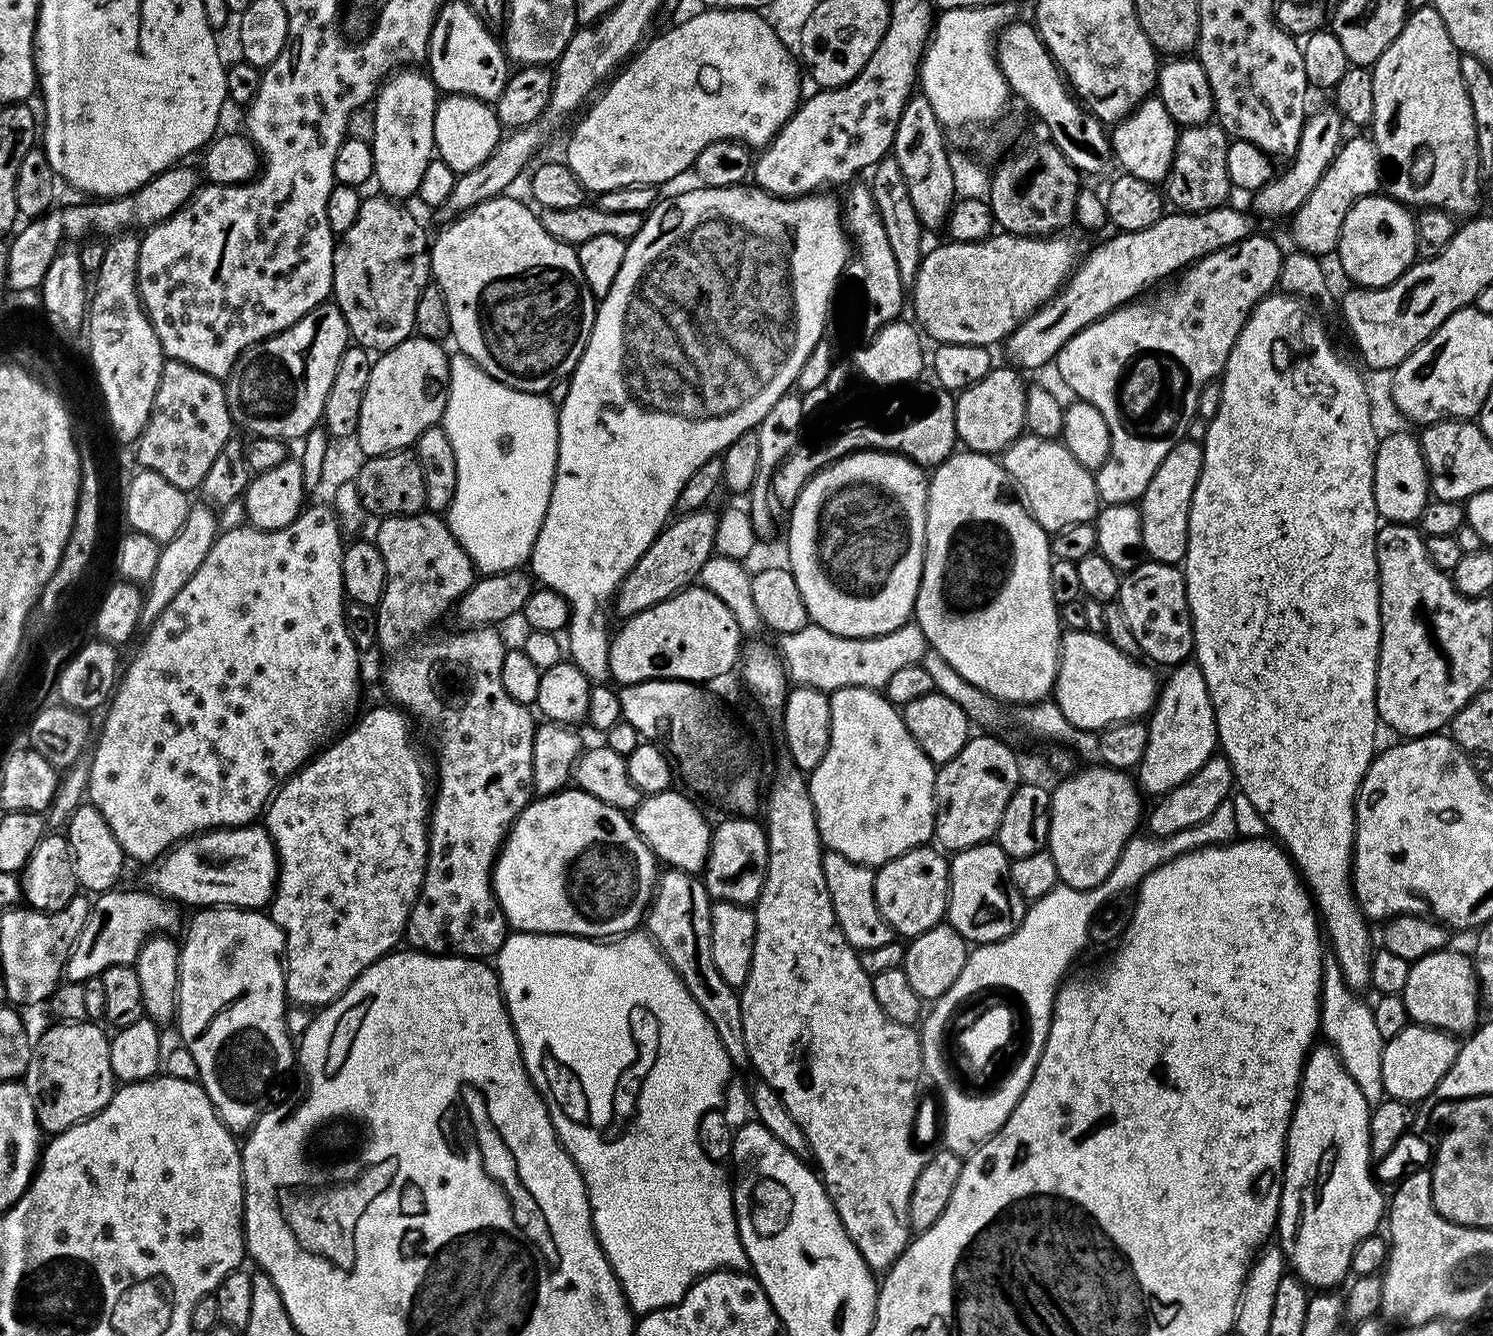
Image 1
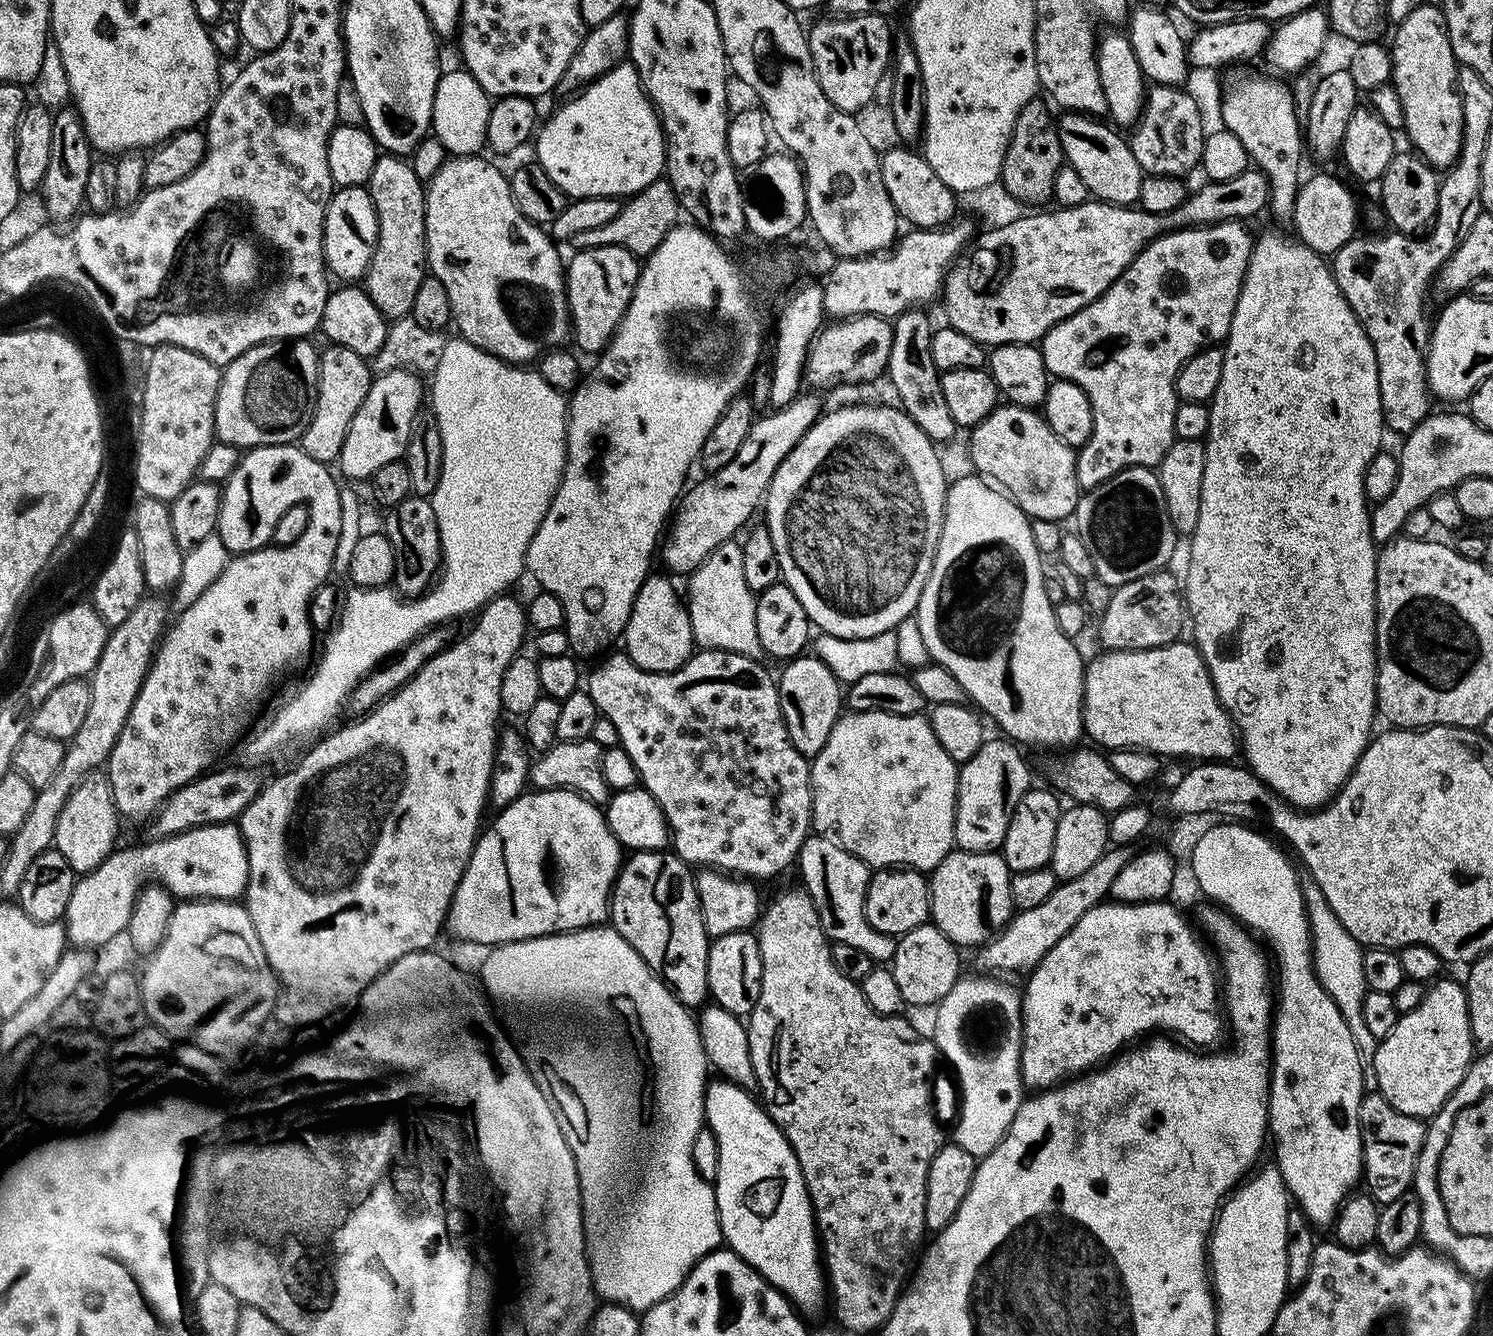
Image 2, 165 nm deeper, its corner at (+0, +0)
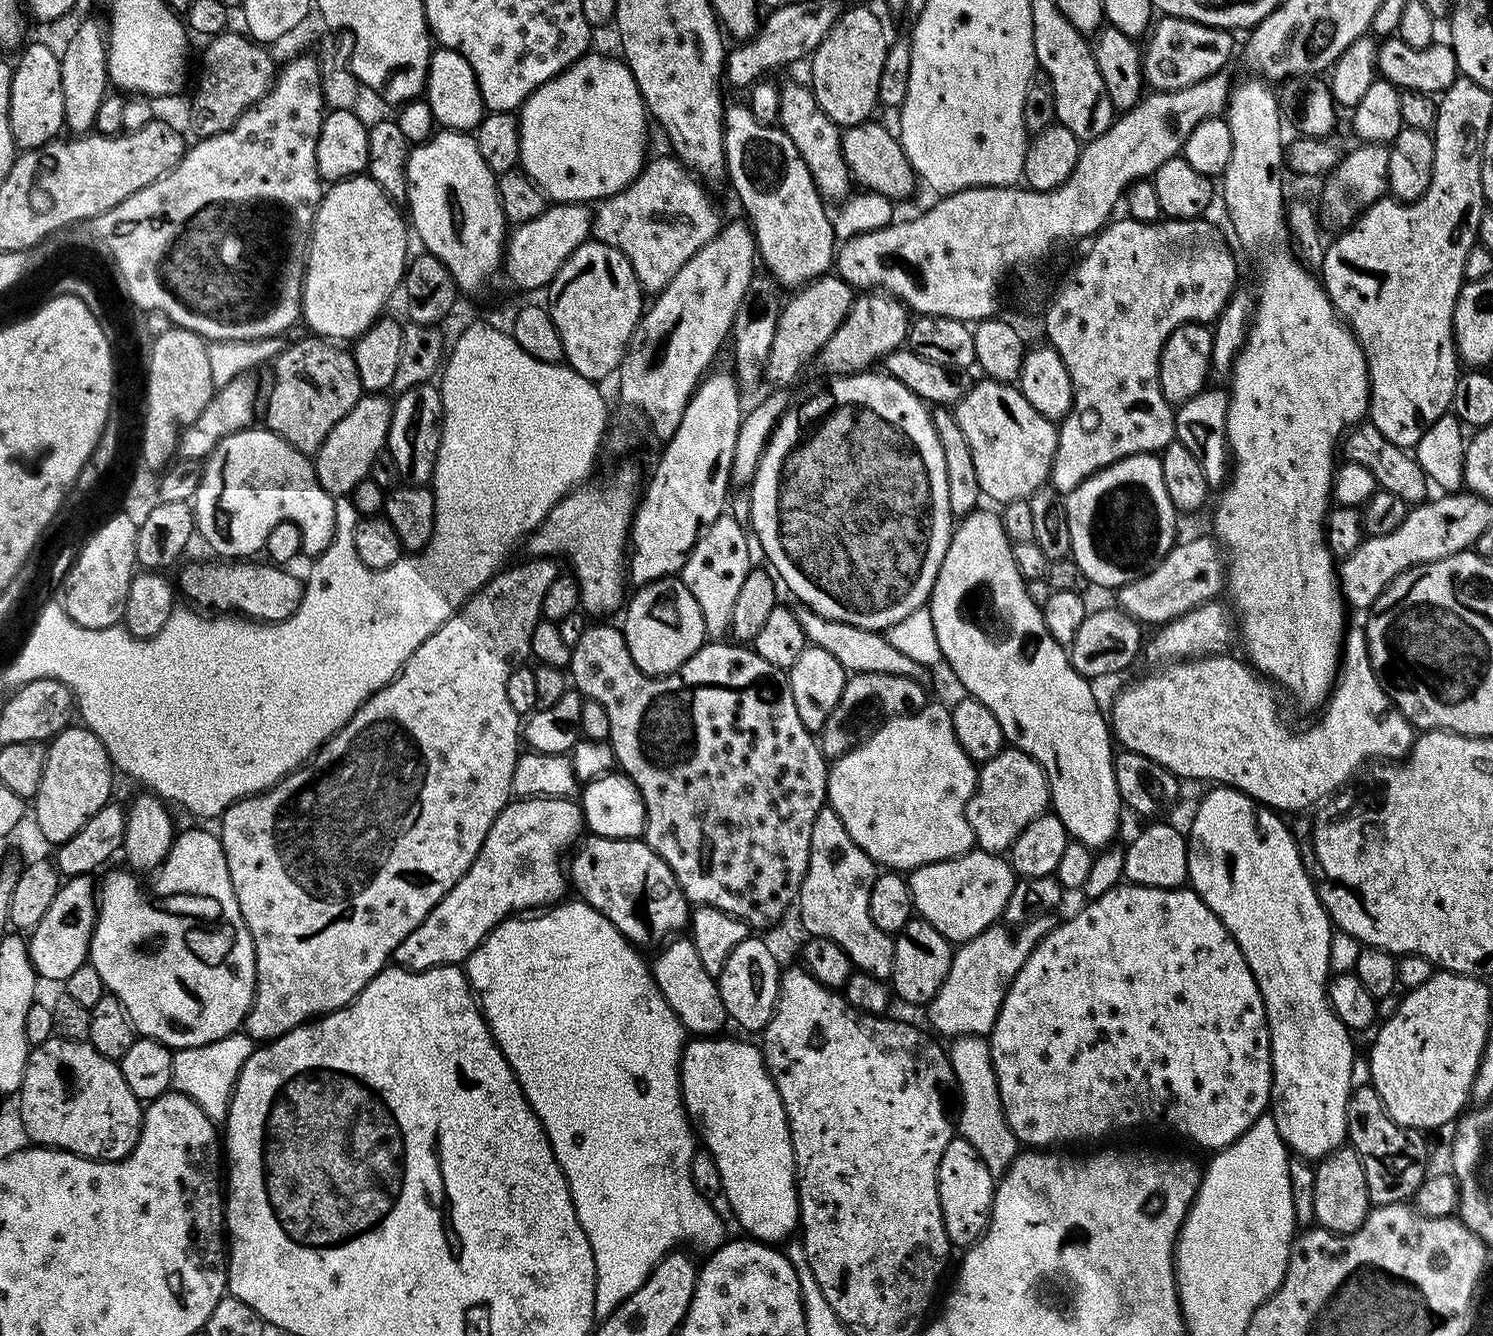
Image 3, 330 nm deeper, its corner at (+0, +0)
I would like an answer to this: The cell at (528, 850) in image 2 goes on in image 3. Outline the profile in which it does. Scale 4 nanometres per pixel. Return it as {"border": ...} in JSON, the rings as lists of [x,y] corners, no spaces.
{"border":[[[549,796],[513,799],[498,814],[498,818],[494,818],[494,826],[490,826],[466,874],[444,895],[442,902],[438,902],[438,906],[426,914],[418,930],[410,930],[410,934],[402,938],[394,953],[395,963],[410,972],[425,972],[427,968],[437,968],[443,964],[463,965],[468,955],[513,914],[544,910],[561,903],[565,899],[566,872],[560,869],[560,855],[564,851],[567,853],[581,839],[585,828],[584,813],[575,799]]]}

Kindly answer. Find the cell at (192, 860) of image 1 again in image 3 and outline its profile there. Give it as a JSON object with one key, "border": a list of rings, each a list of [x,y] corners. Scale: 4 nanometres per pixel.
{"border":[[[91,875],[73,876],[65,879],[61,883],[60,889],[54,894],[54,902],[50,902],[50,910],[42,914],[42,922],[38,922],[36,928],[31,929],[27,937],[28,953],[32,959],[32,965],[36,971],[37,977],[41,981],[56,980],[62,982],[78,970],[89,959],[88,946],[92,942],[92,931],[96,925],[96,913],[98,911],[98,892],[94,887],[94,880]]]}

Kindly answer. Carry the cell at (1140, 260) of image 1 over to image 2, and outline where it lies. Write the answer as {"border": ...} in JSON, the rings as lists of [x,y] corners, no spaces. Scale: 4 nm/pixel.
{"border":[[[1316,174],[1308,182],[1301,184],[1292,219],[1297,232],[1295,235],[1305,248],[1313,248],[1325,258],[1331,257],[1357,235],[1356,196],[1338,177]]]}

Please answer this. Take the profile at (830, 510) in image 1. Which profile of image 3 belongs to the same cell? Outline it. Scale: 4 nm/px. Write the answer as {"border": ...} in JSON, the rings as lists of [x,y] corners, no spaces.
{"border":[[[865,370],[829,380],[832,381],[825,388],[818,389],[813,396],[808,396],[797,404],[795,401],[776,423],[776,429],[758,462],[756,477],[750,485],[750,528],[754,536],[756,531],[760,548],[769,560],[767,563],[778,577],[779,583],[783,587],[785,584],[801,600],[799,603],[803,607],[817,612],[827,620],[837,620],[873,630],[888,630],[912,611],[929,603],[932,587],[938,578],[938,570],[952,541],[954,517],[950,510],[950,490],[946,490],[946,458],[942,458],[942,442],[938,442],[929,405],[919,400],[905,384],[880,370]]]}

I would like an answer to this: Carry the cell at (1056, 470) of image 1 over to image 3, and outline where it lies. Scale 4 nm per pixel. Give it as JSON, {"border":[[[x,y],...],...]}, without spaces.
{"border":[[[981,379],[981,384],[976,384],[965,391],[963,398],[954,406],[954,415],[958,426],[962,426],[962,435],[966,438],[966,443],[970,445],[970,454],[974,454],[974,471],[978,474],[978,486],[981,493],[985,497],[988,496],[992,500],[997,500],[997,505],[1003,506],[1012,500],[1023,500],[1032,496],[1038,489],[1045,487],[1049,483],[1052,475],[1052,459],[1056,453],[1056,433],[1057,425],[1053,421],[1048,420],[1042,414],[1038,414],[1038,410],[1034,410],[1034,406],[1030,406],[1030,402],[1026,402],[1026,398],[1020,392],[1019,387],[1013,386],[1011,383],[1002,380]]]}

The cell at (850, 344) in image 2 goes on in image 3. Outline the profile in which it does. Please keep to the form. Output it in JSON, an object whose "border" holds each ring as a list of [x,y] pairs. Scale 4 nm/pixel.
{"border":[[[825,274],[819,276],[817,280],[812,280],[809,284],[803,285],[799,290],[793,291],[792,296],[783,301],[780,317],[778,318],[778,330],[774,330],[774,346],[770,346],[770,358],[764,366],[764,375],[767,383],[772,383],[771,387],[776,390],[784,390],[788,383],[807,366],[819,357],[820,351],[824,349],[824,344],[842,326],[842,322],[847,318],[848,311],[852,309],[854,299],[854,289],[847,284],[839,274]]]}

